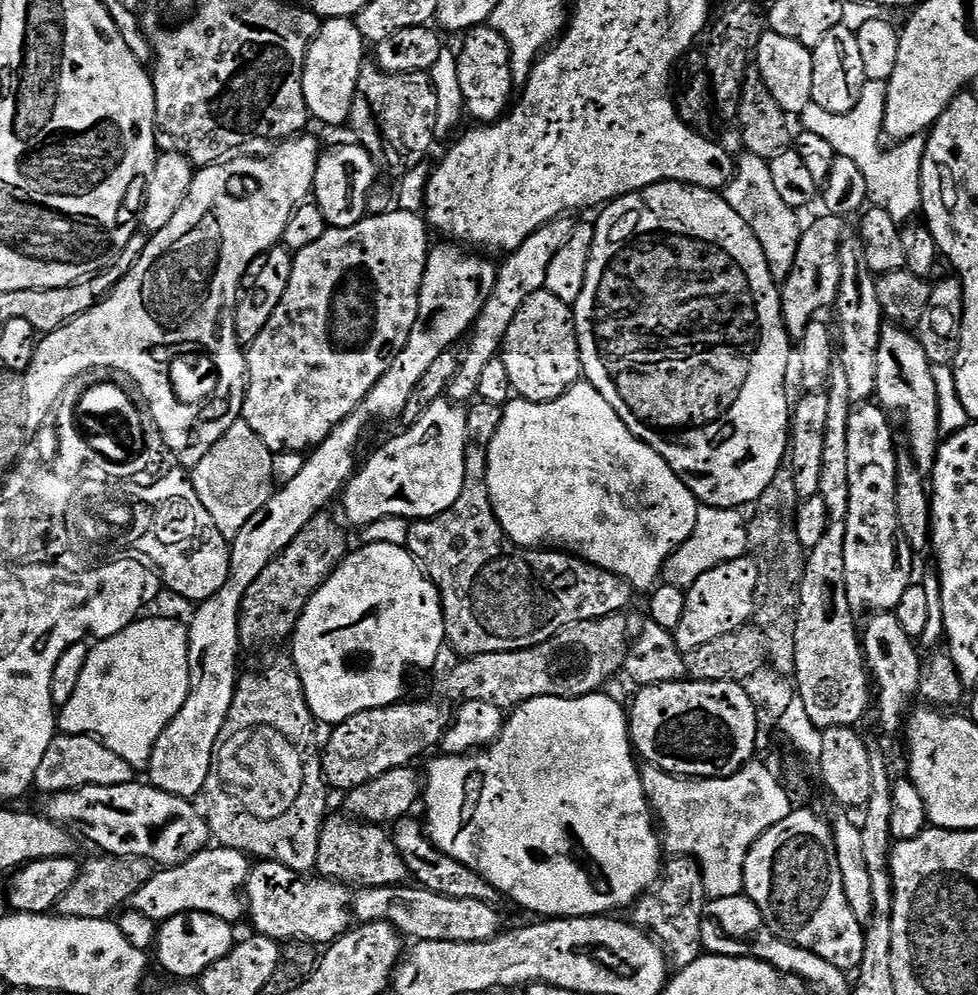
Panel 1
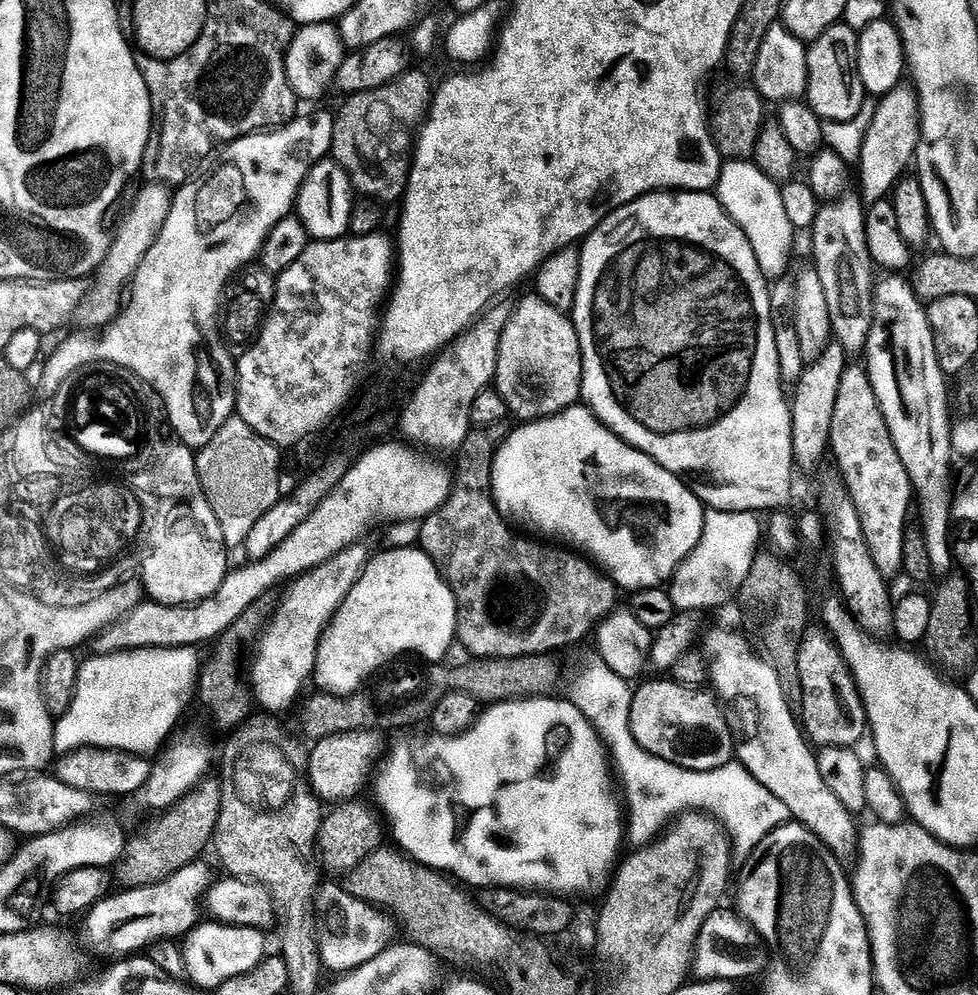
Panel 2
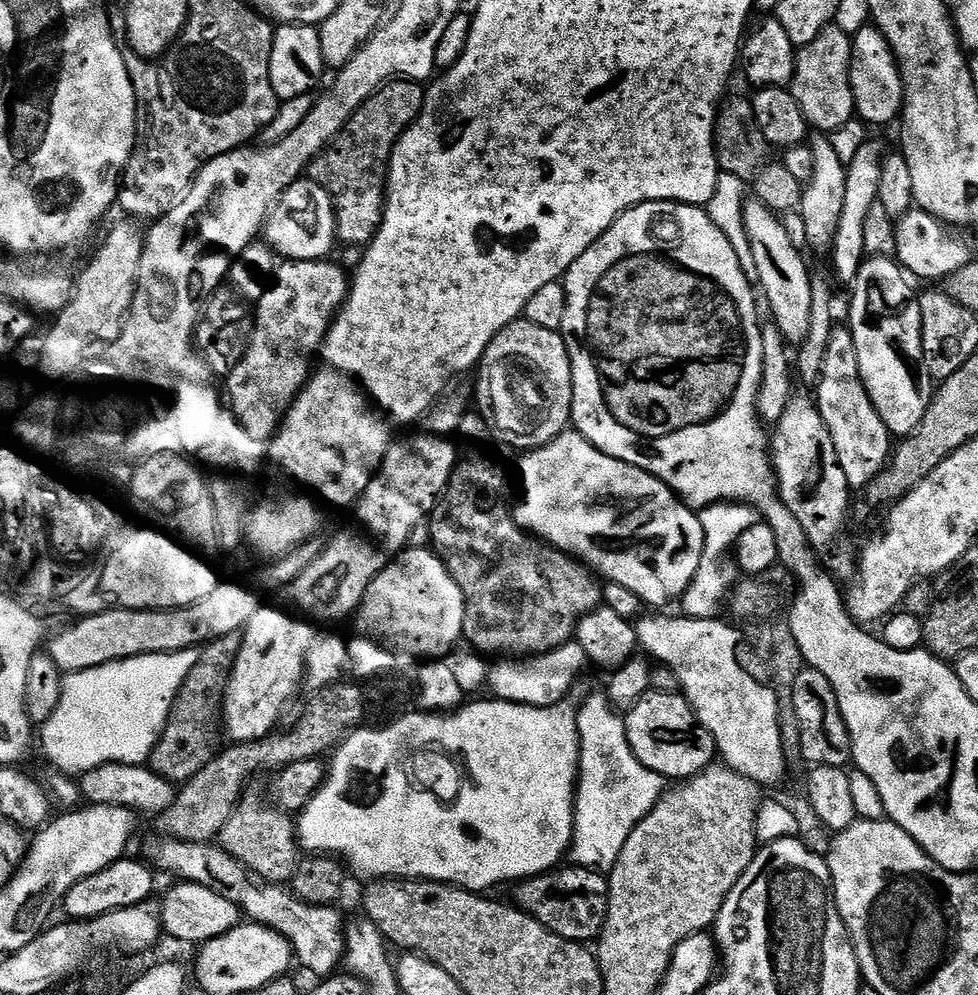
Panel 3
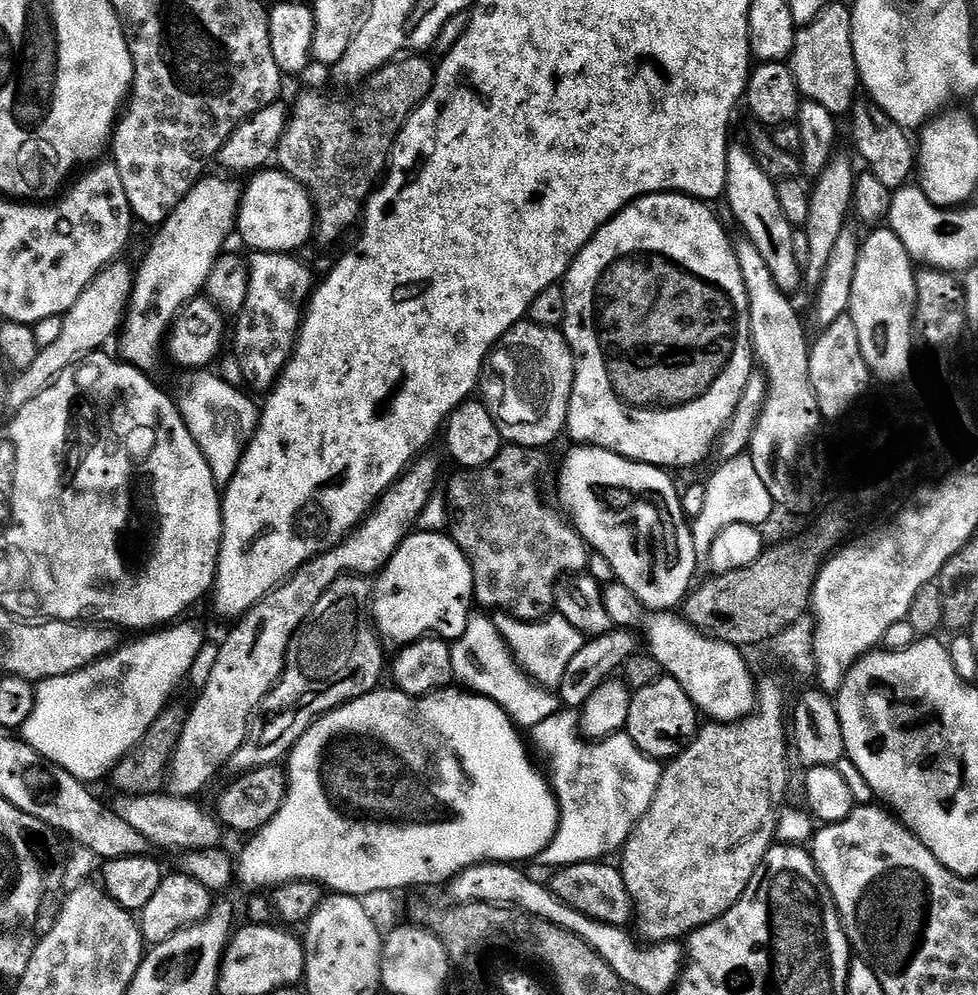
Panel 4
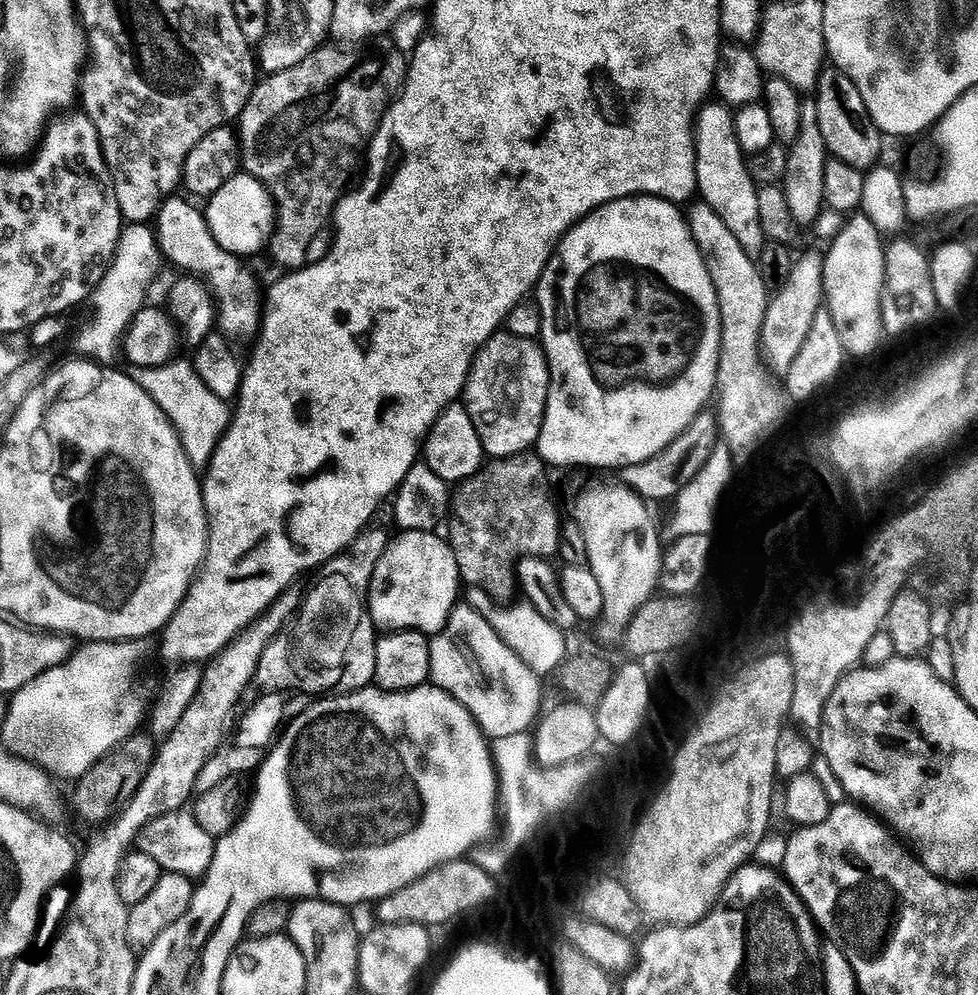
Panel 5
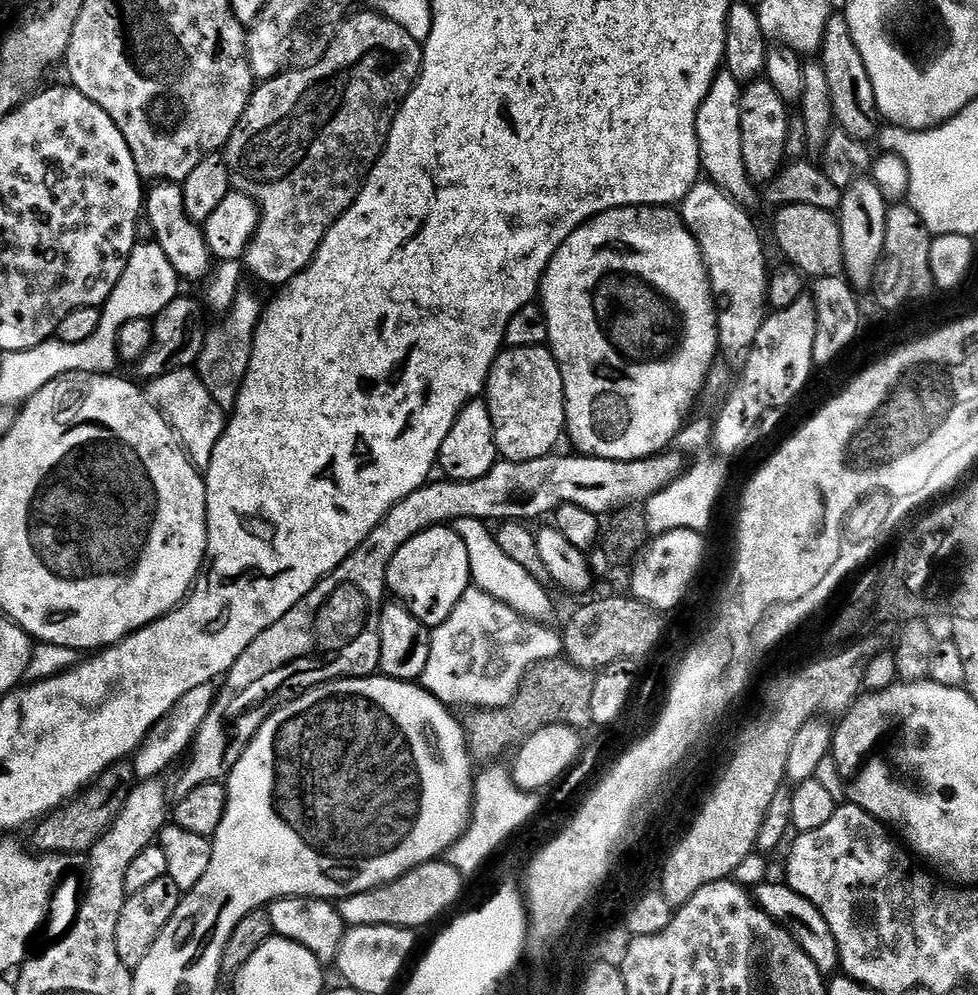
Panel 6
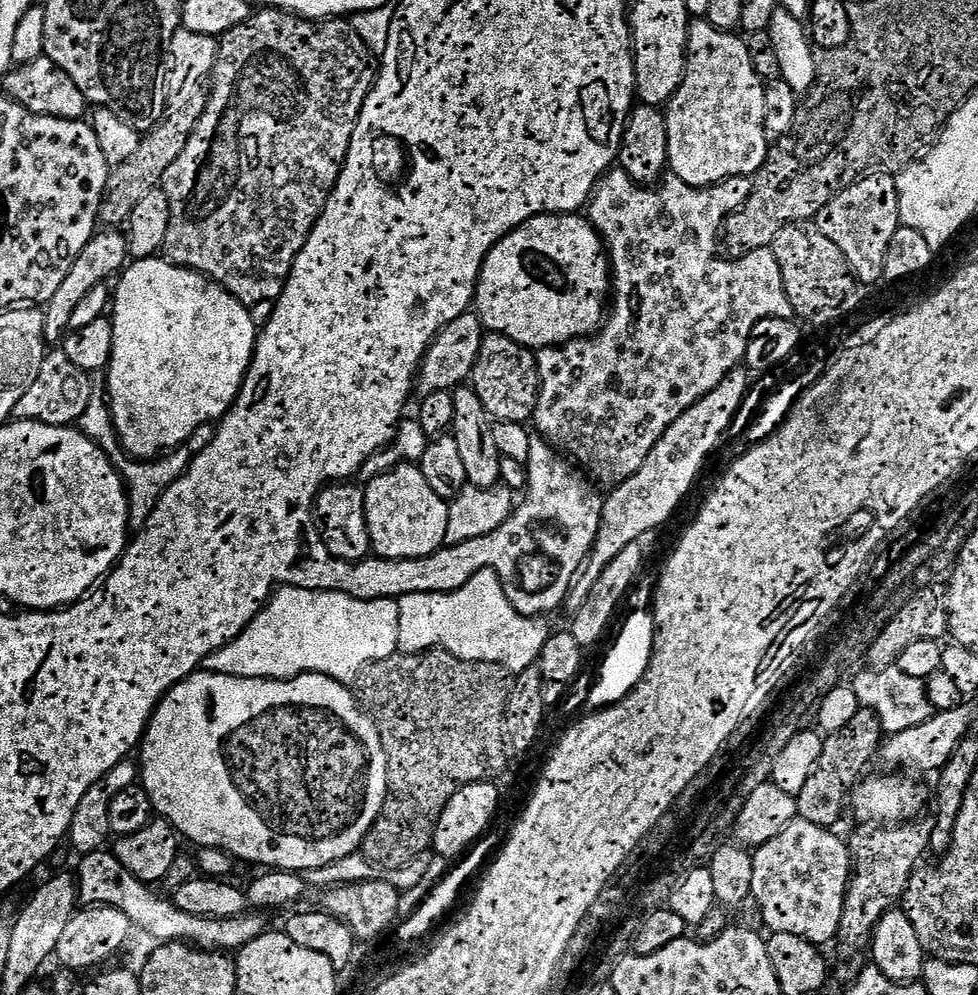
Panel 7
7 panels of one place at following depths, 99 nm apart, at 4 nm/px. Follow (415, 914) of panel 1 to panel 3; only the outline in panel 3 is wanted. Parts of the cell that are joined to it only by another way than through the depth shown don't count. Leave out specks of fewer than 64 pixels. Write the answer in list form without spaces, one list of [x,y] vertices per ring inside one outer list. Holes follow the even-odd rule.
[[[155,838],[148,841],[142,852],[145,861],[157,871],[168,872],[184,882],[204,885],[230,900],[253,923],[271,928],[292,944],[298,964],[302,964],[316,978],[333,975],[343,963],[347,952],[346,922],[337,907],[312,905],[294,897],[285,887],[253,880],[241,862],[233,859],[219,845],[184,843],[181,840]]]

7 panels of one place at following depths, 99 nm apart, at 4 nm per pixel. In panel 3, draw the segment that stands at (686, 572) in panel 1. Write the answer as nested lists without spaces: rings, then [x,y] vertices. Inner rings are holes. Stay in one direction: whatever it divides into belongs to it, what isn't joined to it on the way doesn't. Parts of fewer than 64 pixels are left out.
[[[721,502],[701,509],[699,518],[705,532],[703,558],[702,562],[699,563],[697,574],[680,599],[680,606],[682,606],[681,613],[685,617],[706,619],[713,618],[719,613],[717,611],[722,600],[727,599],[738,580],[737,565],[731,561],[729,561],[730,563],[726,562],[726,554],[729,555],[733,551],[739,538],[748,529],[760,522],[760,516],[749,505]]]

